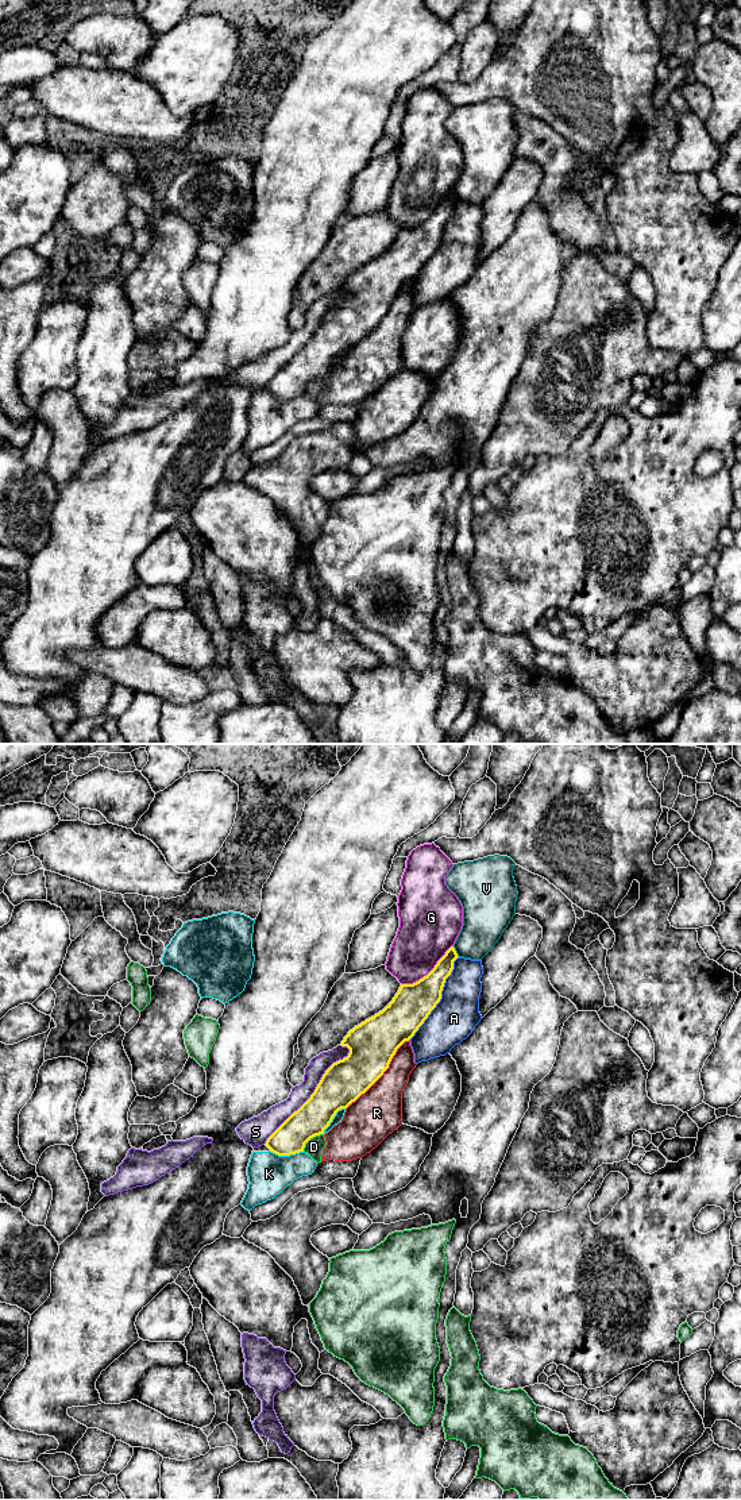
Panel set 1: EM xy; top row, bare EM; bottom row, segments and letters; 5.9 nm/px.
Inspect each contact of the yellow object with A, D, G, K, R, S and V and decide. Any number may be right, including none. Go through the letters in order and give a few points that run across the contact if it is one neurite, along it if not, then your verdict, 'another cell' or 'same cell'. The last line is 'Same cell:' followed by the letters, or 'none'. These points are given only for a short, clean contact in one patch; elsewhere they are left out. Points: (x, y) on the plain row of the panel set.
A: another cell
D: xy (323, 377), (312, 381), (303, 394) | another cell
G: another cell
K: another cell
R: same cell
S: another cell
V: another cell
Same cell: R

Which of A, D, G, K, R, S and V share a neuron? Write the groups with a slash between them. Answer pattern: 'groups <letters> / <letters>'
groups A V / D / G / K / R / S

